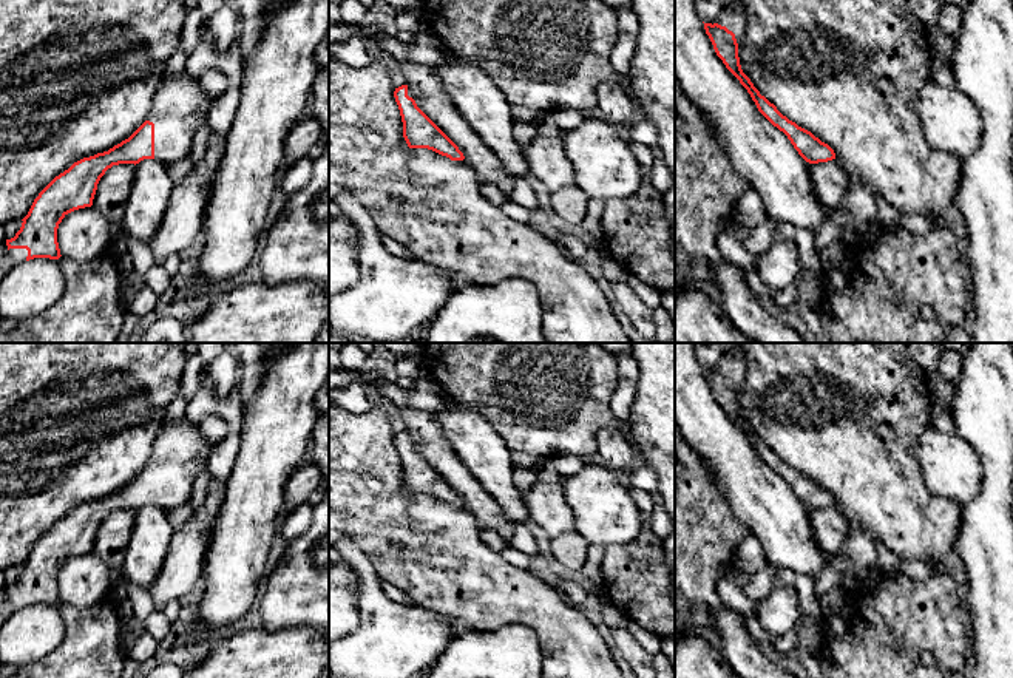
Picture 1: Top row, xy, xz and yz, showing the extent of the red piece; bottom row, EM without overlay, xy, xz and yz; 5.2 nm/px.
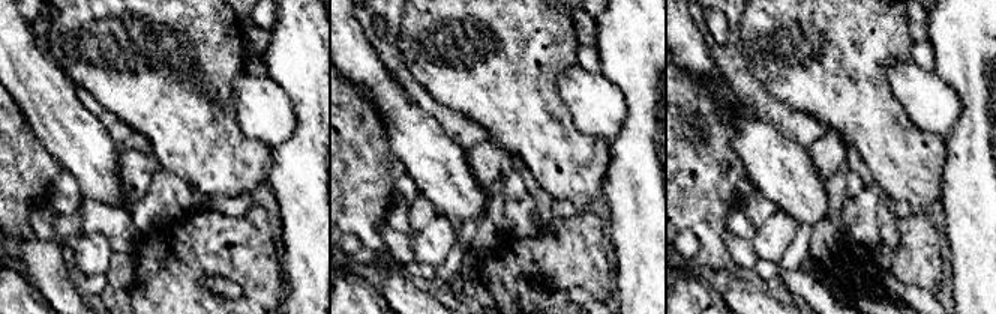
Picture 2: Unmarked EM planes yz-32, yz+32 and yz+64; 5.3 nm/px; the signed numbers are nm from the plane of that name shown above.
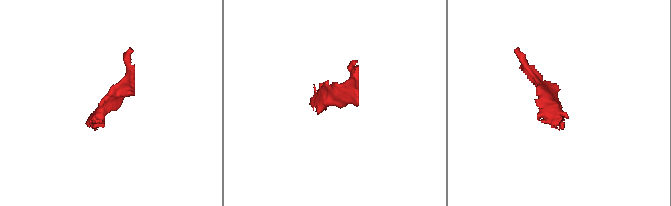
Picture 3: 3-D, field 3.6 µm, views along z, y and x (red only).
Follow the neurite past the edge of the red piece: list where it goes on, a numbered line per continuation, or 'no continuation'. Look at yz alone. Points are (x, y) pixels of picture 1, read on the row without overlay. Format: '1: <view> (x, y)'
1: yz (732, 362)

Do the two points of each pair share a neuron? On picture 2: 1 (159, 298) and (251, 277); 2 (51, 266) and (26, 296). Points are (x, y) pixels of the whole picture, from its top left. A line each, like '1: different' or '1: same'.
1: same
2: different

